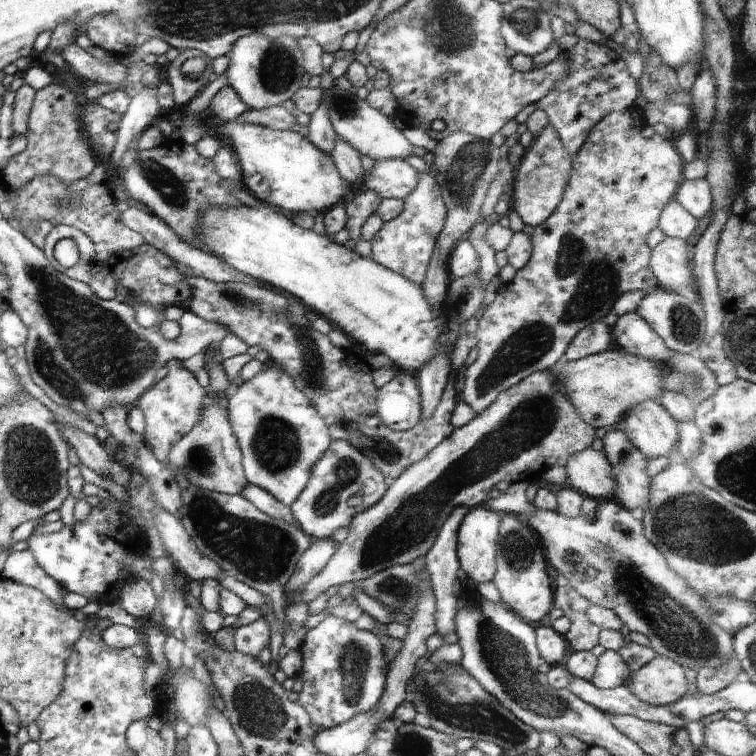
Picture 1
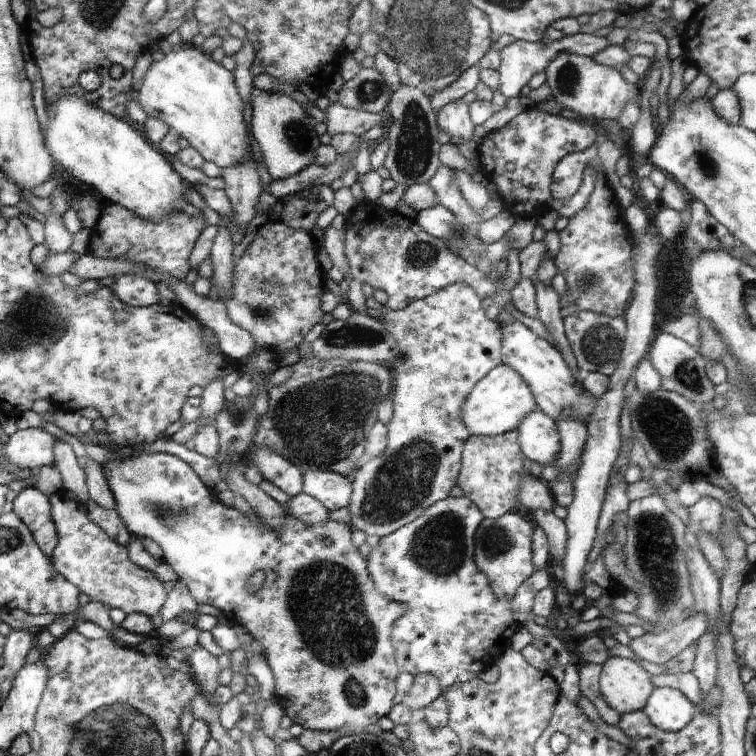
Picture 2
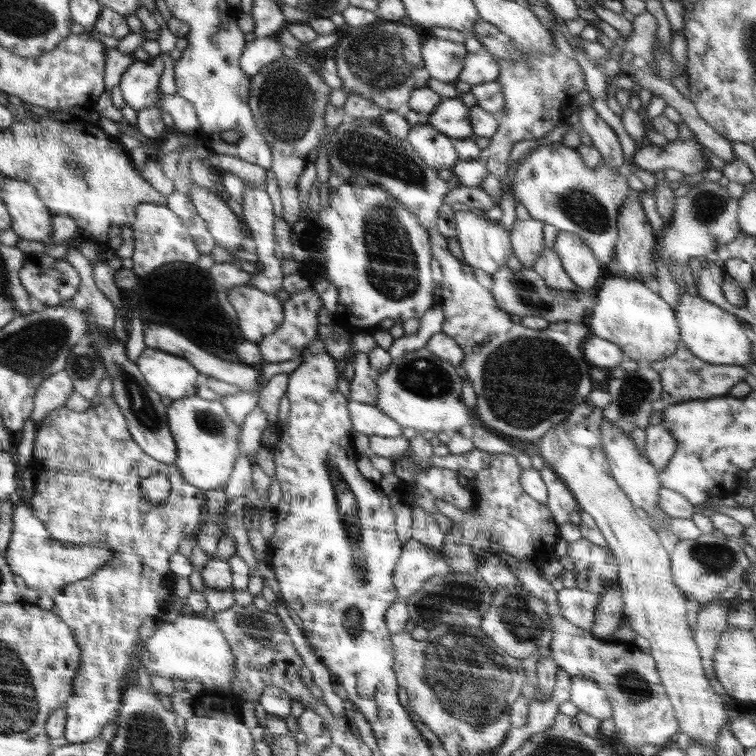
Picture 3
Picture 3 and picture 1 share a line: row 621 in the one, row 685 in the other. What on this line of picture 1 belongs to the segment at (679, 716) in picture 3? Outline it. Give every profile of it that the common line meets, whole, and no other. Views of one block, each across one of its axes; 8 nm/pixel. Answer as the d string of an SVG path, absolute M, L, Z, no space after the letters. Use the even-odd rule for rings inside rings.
M656 656L631 674L627 688L641 702L667 706L677 702L687 692L685 669L679 663Z

